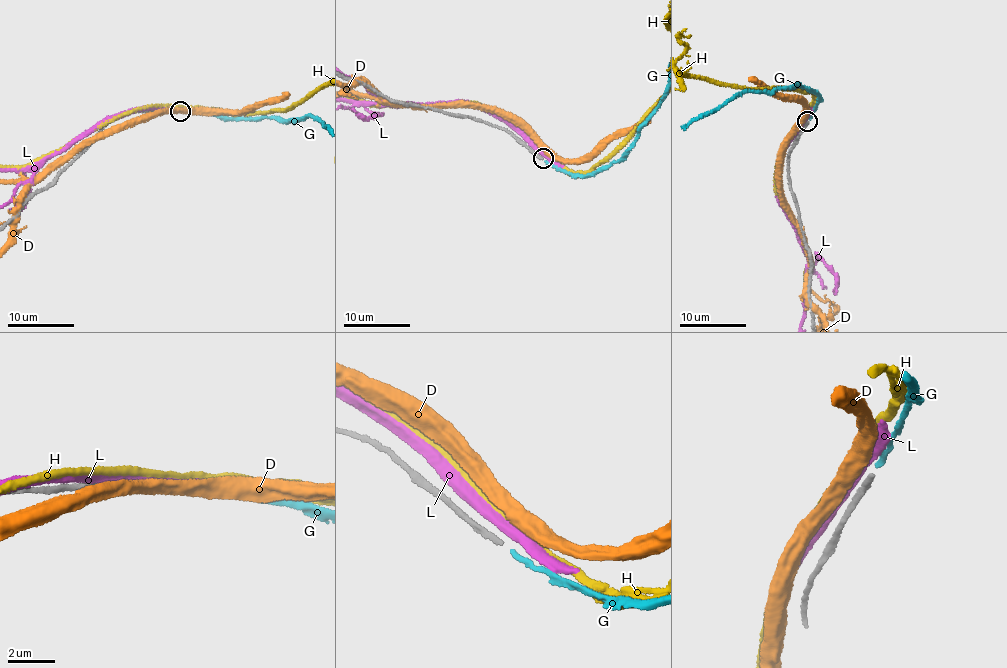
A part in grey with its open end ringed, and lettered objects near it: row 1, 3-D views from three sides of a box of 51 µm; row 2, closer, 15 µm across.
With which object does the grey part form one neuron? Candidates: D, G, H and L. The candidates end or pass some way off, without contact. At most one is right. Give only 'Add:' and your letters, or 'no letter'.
Add: G

